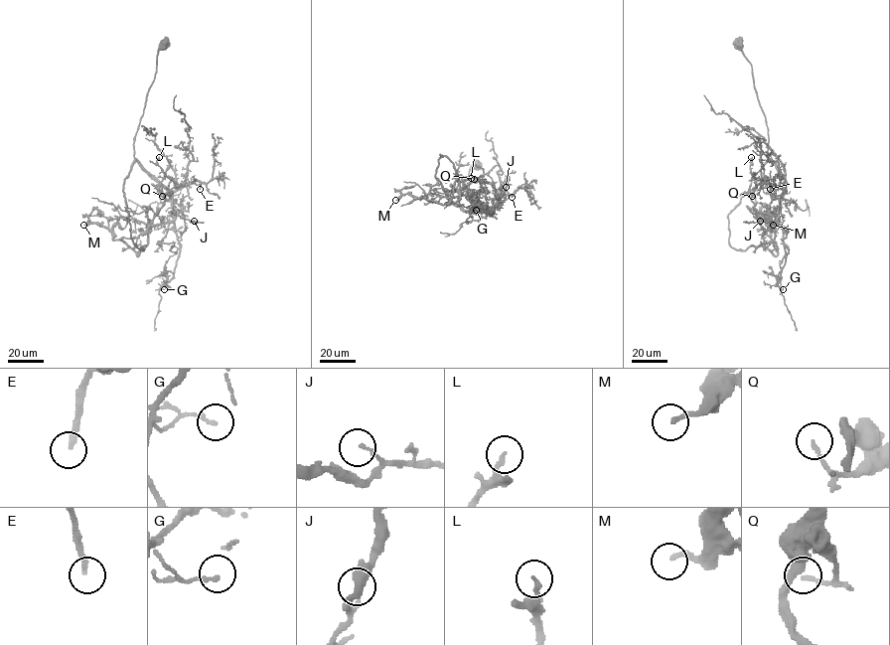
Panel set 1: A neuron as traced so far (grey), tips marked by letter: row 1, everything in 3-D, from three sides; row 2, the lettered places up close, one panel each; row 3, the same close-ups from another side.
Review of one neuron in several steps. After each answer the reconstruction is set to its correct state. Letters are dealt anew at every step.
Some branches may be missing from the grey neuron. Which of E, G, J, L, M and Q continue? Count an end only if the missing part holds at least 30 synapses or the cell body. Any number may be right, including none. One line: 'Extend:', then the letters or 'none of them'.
Extend: E

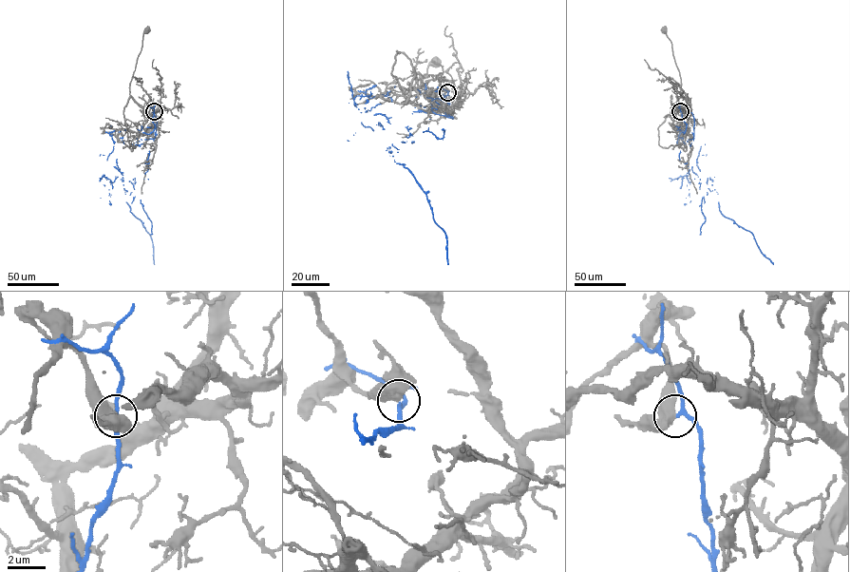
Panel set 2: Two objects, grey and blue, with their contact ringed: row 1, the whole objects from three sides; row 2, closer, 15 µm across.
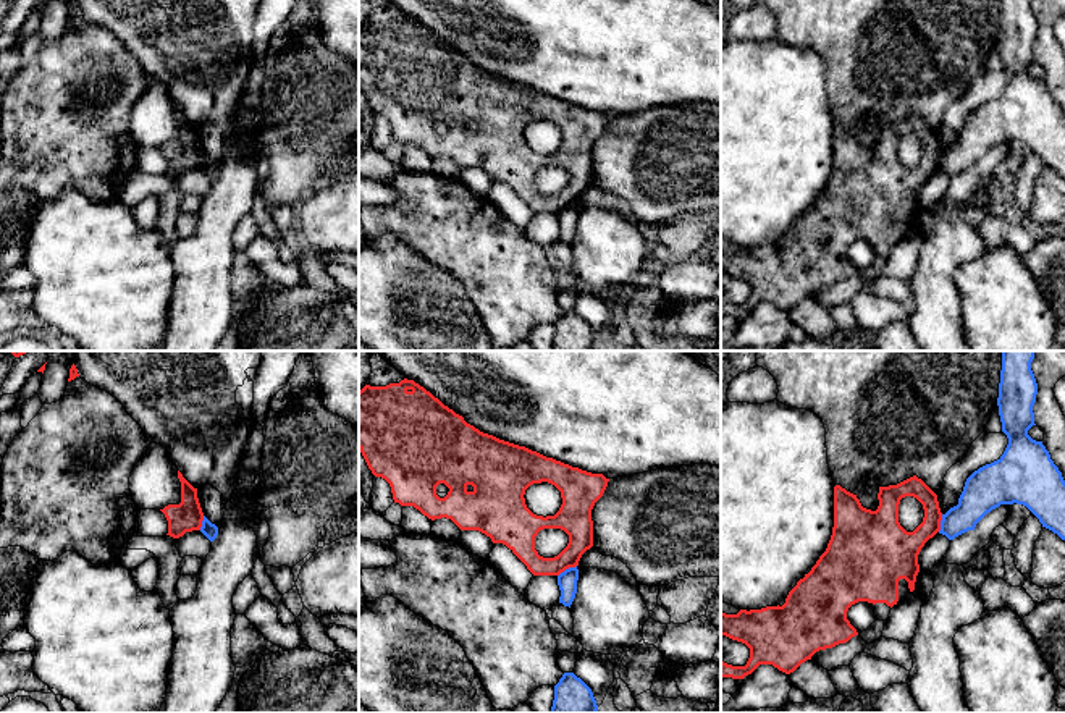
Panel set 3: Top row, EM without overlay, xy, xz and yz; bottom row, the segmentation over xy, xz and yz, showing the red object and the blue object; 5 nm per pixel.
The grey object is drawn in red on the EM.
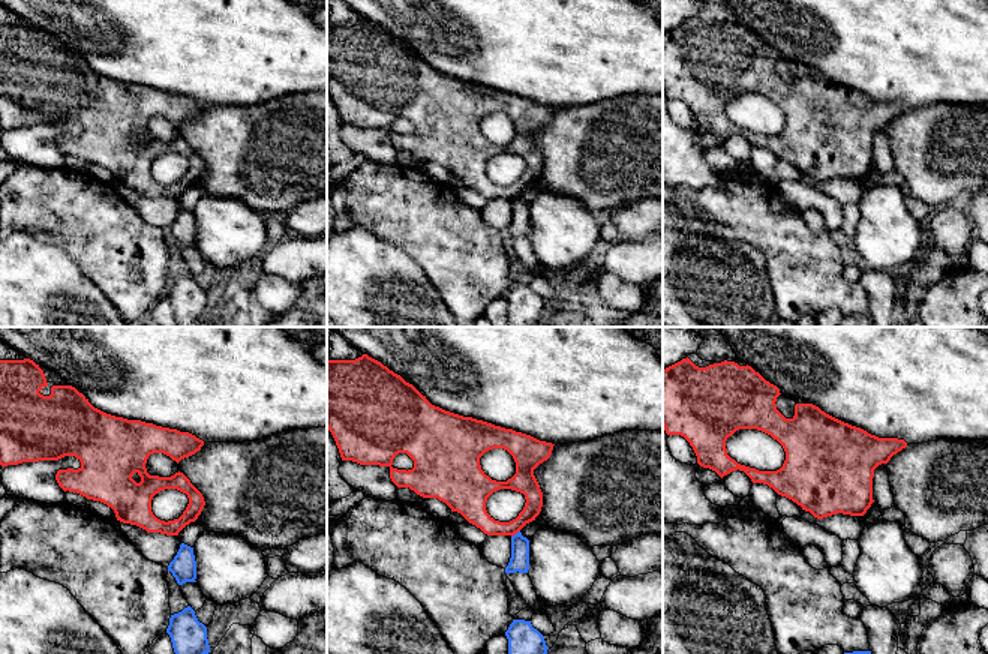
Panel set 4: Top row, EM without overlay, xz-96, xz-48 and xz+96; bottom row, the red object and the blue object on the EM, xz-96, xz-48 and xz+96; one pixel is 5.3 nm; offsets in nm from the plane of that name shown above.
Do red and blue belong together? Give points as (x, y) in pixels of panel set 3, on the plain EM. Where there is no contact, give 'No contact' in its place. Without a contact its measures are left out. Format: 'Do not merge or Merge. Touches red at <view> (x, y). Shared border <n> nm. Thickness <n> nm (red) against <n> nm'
Do not merge. Touches red at xz (566, 206). Shared border 110 nm. Thickness 160 nm (red) against 100 nm

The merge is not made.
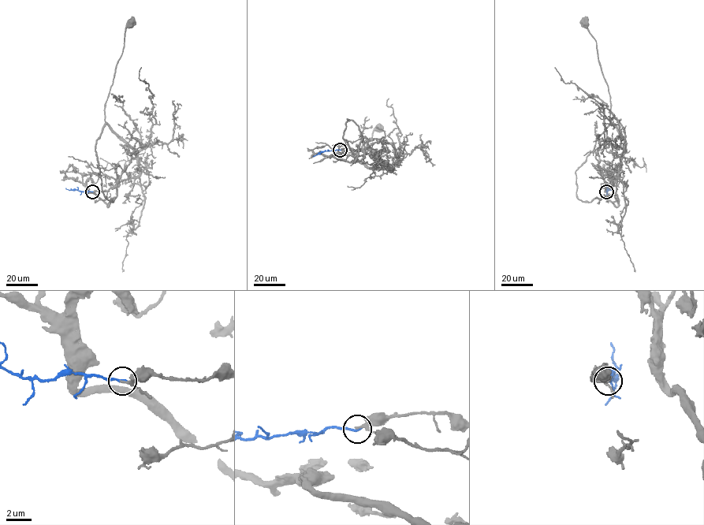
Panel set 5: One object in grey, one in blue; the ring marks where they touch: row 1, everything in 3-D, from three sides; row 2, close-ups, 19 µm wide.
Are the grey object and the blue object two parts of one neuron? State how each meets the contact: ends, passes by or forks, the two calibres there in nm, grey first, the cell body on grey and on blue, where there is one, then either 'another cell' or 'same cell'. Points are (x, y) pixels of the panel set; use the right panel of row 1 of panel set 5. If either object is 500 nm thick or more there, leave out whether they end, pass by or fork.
grey passes by | blue ends | 160/170 nm | grey (584, 23) | blue none | same cell

